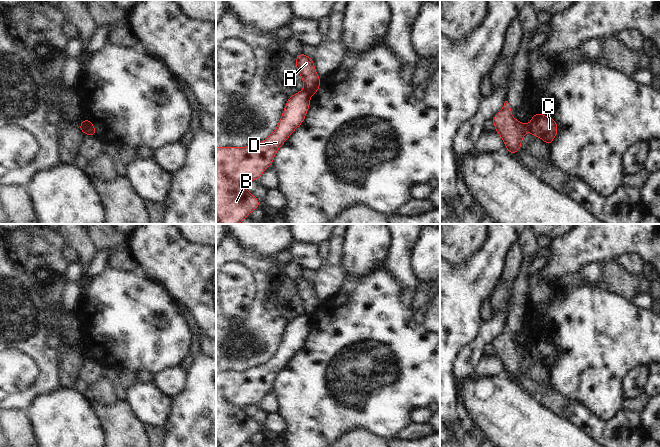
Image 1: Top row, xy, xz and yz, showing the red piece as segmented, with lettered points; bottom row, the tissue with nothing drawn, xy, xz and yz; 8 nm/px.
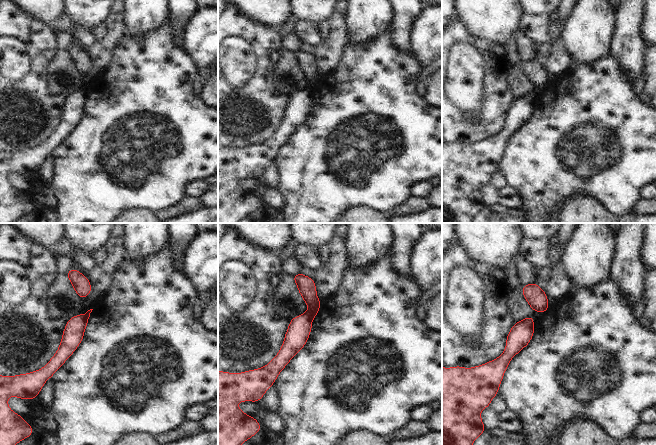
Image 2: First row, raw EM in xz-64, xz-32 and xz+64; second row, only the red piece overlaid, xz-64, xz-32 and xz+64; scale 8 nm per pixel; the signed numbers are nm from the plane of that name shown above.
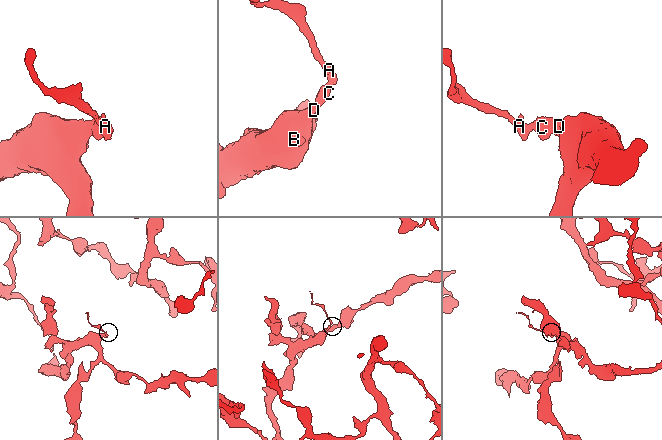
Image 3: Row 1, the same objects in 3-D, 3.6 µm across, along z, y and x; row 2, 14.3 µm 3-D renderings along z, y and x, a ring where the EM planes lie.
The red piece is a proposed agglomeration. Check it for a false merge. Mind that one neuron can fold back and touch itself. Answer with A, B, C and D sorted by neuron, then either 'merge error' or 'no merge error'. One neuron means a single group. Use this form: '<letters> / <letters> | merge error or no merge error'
A / B C D | merge error

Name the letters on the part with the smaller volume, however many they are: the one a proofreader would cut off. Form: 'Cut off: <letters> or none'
Cut off: A

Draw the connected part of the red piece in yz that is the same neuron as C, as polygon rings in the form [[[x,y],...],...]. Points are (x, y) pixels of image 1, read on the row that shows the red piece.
[[[536,113],[529,123],[530,132],[534,137],[541,138],[548,146],[556,137],[558,123],[552,117],[546,117],[543,113]]]

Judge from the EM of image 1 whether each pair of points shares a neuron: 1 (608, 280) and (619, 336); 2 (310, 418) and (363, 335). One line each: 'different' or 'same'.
1: different
2: same

